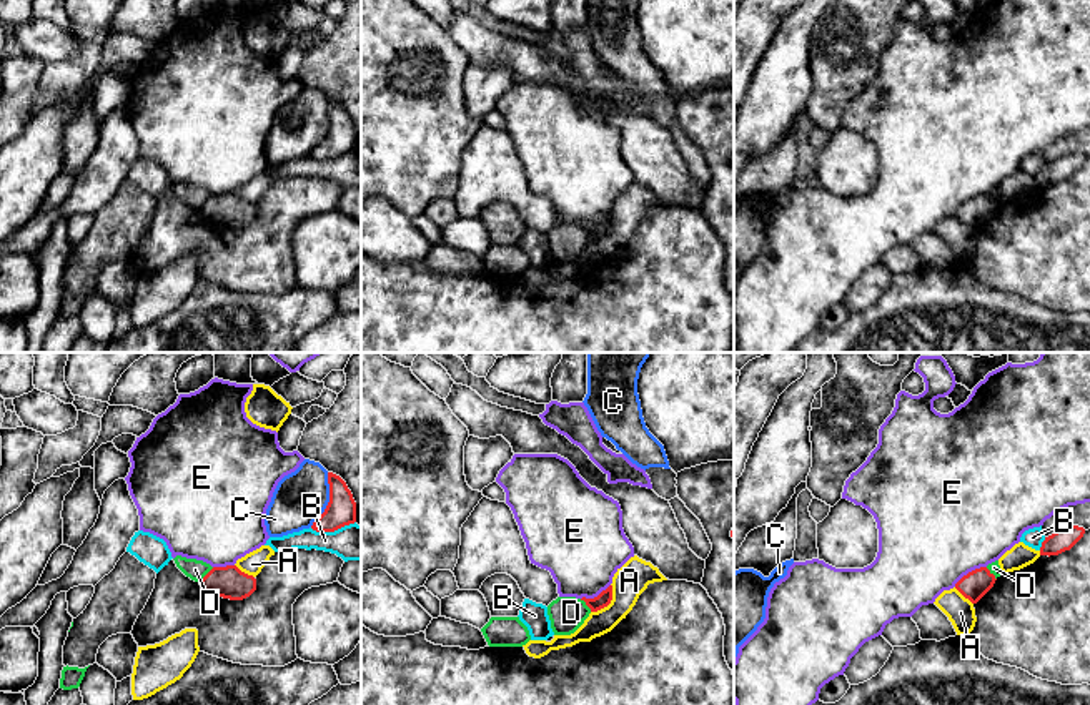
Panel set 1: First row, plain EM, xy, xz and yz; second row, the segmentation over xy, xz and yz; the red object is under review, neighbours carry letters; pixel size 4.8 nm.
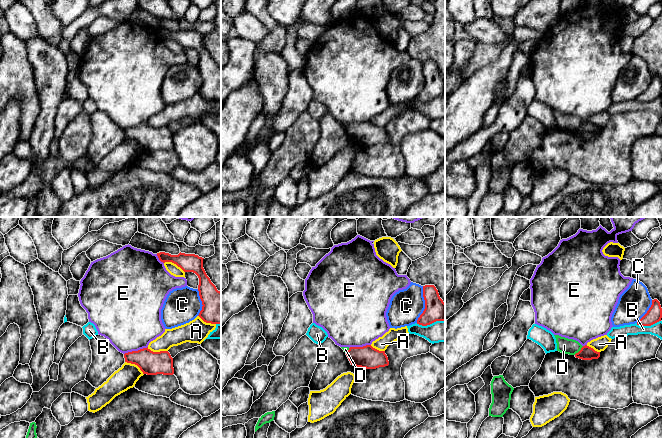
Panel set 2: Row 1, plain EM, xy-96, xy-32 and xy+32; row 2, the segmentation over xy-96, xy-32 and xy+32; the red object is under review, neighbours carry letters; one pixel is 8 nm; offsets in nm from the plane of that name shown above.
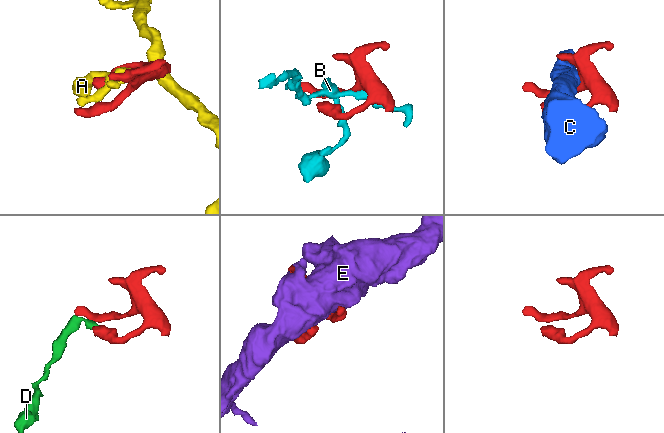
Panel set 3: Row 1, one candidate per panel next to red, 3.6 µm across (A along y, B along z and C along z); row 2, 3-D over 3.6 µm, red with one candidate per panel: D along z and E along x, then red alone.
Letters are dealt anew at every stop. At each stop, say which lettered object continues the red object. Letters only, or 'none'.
none

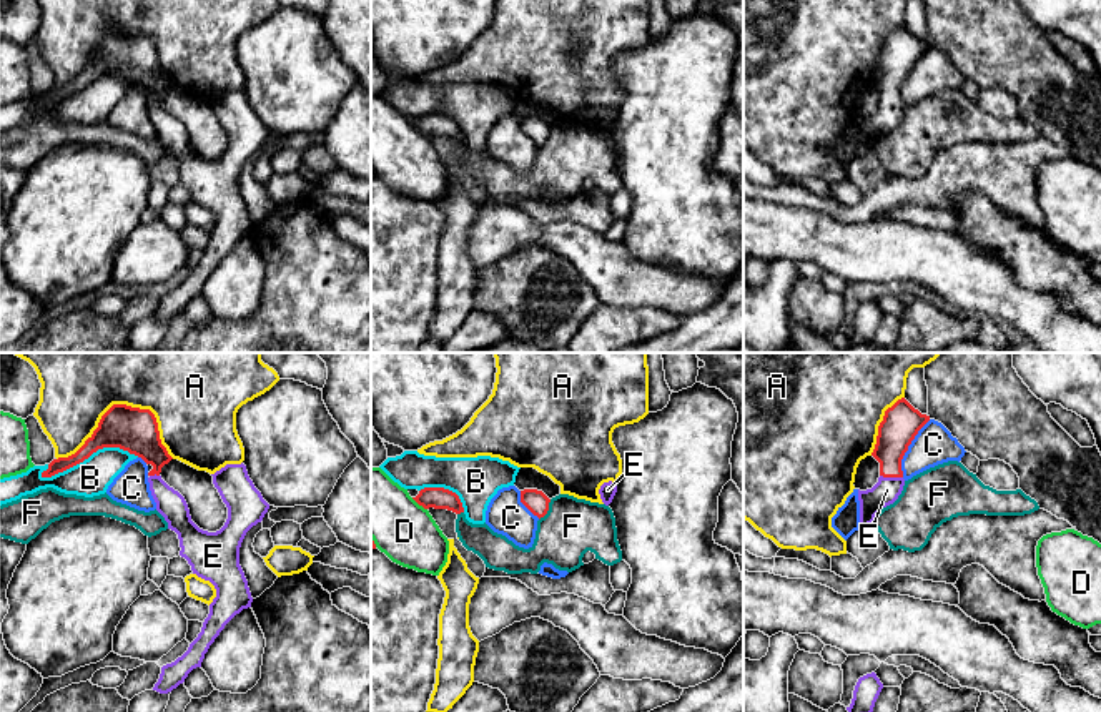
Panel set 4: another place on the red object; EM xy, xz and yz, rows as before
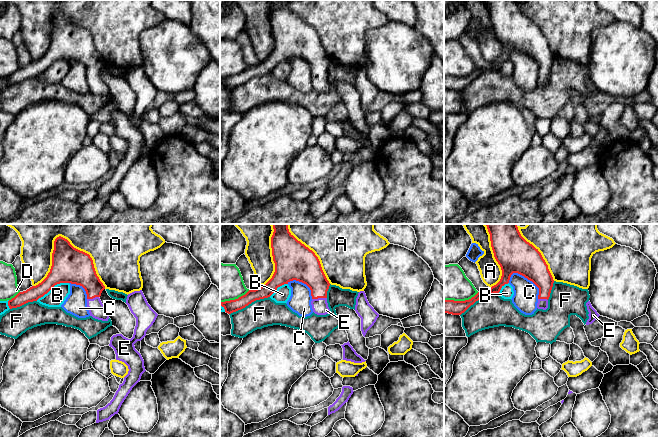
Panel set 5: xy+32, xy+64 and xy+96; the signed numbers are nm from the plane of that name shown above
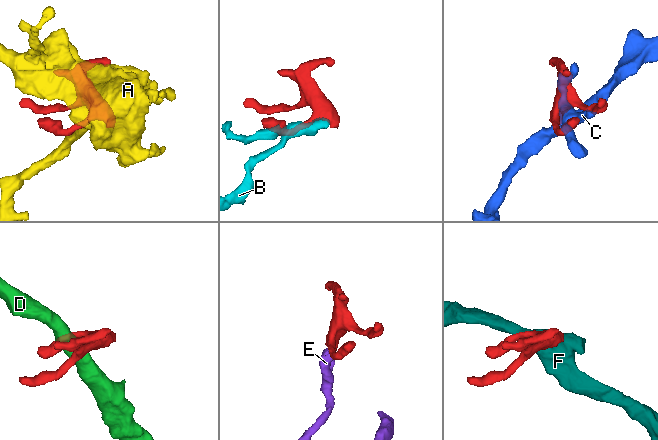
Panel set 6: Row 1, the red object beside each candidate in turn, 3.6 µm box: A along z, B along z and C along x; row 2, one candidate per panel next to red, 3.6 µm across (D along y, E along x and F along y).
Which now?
E

